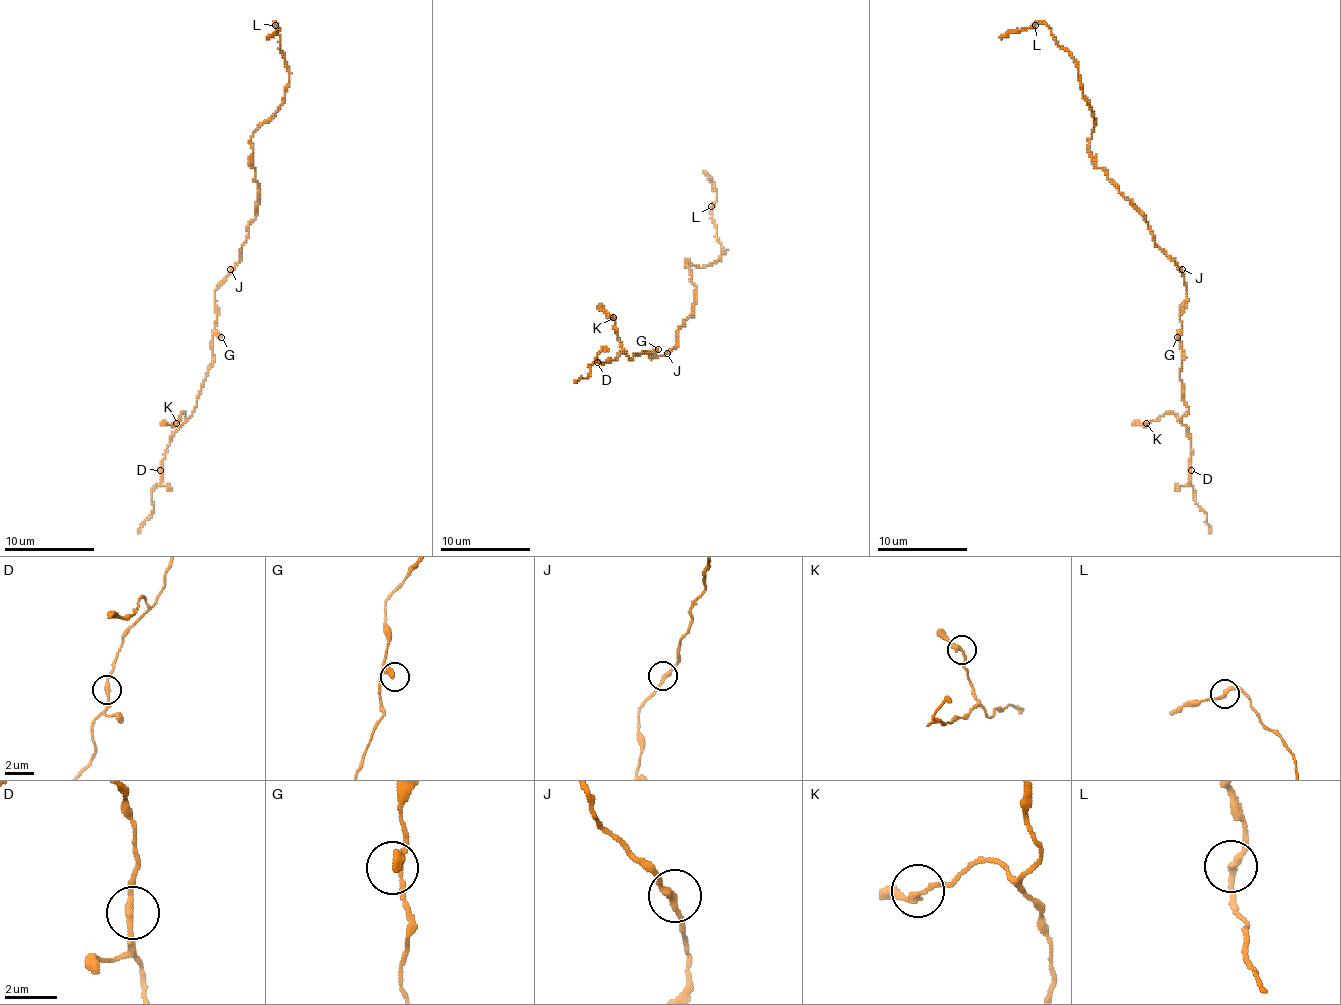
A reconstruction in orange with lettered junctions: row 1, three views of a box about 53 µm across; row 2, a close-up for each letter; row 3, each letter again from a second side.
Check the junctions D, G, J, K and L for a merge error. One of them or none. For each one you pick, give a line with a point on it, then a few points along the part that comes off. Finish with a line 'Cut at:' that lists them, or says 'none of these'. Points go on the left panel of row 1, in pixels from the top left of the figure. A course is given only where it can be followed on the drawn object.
Cut at: none of these

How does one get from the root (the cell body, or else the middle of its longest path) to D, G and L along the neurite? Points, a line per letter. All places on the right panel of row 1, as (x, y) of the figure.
D: (1159, 247), (1186, 287), (1179, 380), (1191, 470)
G: (1159, 247), (1175, 262), (1186, 287), (1186, 308), (1179, 317), (1182, 332), (1177, 337)
L: (1159, 247), (1143, 215), (1096, 165), (1089, 150), (1096, 118), (1082, 93), (1073, 57), (1044, 23), (1035, 26)

